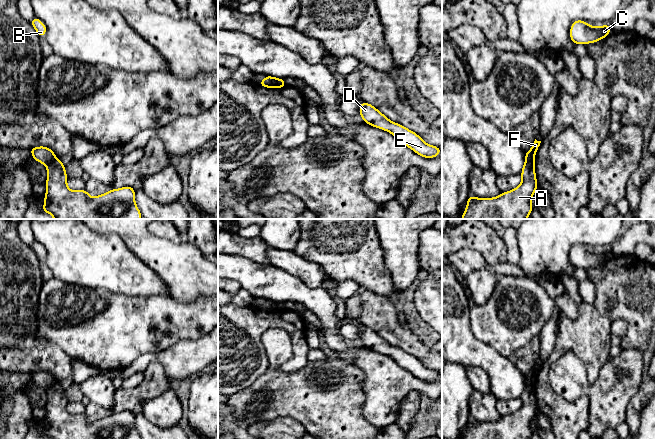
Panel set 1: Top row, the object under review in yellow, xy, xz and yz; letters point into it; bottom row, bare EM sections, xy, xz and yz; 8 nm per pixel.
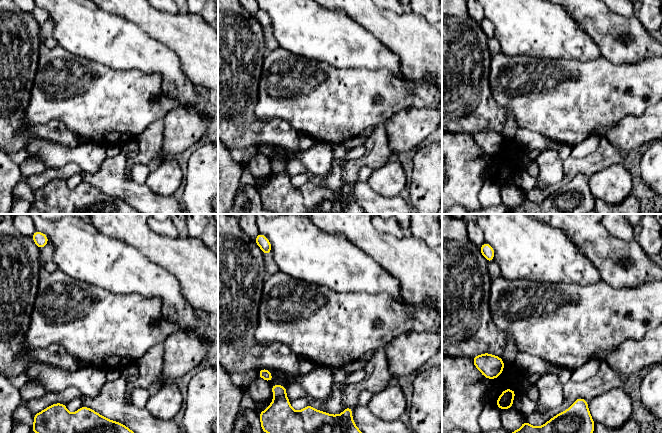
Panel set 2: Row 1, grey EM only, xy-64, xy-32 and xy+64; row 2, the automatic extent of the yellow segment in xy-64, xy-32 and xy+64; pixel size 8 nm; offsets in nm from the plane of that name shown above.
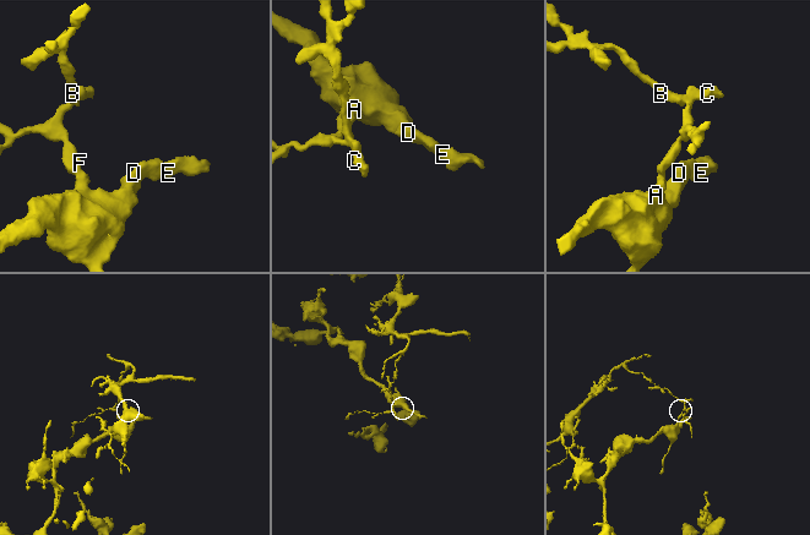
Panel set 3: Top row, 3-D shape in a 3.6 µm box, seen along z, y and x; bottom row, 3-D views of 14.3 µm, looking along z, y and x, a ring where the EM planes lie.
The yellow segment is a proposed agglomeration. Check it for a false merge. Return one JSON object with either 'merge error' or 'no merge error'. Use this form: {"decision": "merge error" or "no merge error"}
{"decision": "merge error"}

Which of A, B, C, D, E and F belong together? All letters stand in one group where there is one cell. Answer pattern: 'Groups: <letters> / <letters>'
Groups: A D E / B C F

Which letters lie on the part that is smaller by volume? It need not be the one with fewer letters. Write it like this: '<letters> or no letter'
B, C, F

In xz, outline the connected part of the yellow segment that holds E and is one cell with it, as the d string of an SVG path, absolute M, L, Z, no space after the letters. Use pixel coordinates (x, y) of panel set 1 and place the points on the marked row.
M360 103L360 112L363 122L390 132L399 142L403 143L423 158L434 158L441 154L437 146L432 146L423 141L415 132L404 126L390 121L379 110L369 103Z

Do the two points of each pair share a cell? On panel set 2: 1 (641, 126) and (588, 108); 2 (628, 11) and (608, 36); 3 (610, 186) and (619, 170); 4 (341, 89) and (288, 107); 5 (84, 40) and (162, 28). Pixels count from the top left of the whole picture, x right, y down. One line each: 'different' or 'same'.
1: different
2: different
3: same
4: same
5: different

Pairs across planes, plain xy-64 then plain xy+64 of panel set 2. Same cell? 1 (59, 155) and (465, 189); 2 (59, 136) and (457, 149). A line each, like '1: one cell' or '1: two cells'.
1: two cells
2: two cells

